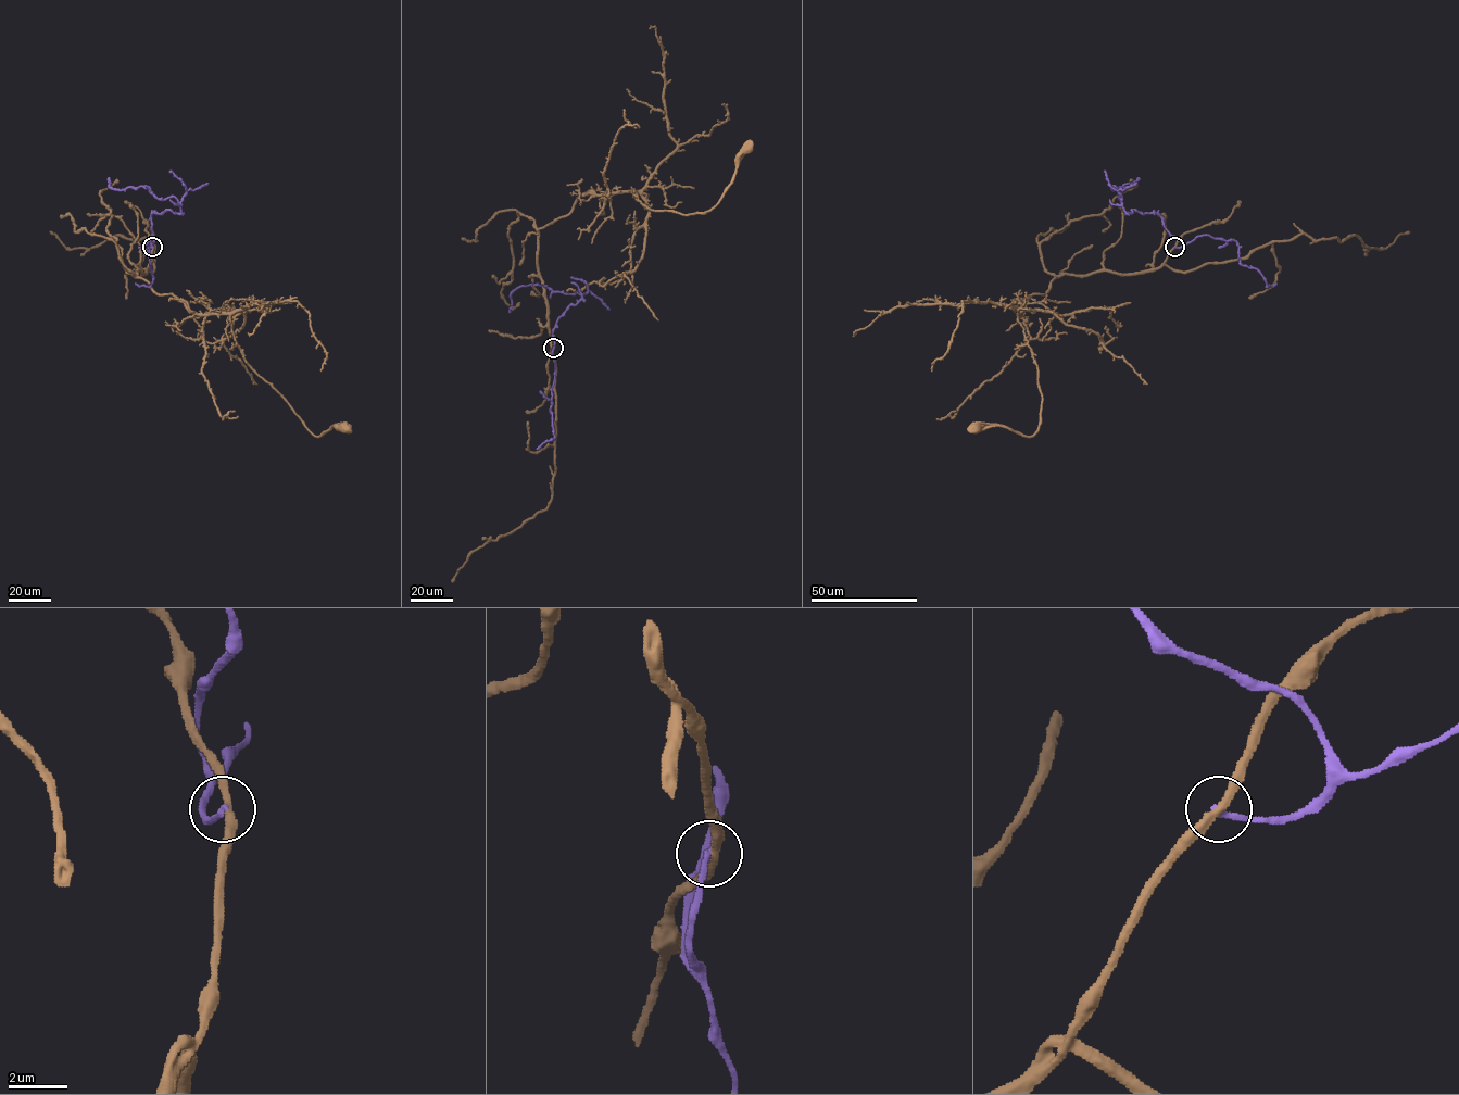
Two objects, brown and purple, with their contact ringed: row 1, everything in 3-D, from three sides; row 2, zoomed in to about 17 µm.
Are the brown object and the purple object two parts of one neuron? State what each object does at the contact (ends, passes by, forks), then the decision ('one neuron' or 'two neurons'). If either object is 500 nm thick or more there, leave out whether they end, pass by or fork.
brown passes by; purple ends; two neurons

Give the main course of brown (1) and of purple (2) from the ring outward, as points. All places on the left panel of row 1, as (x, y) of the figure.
1: (152, 247), (147, 272), (137, 276), (189, 311), (229, 314), (246, 362), (315, 436), (346, 428)
2: (152, 247), (151, 215), (180, 213), (180, 203), (174, 196), (158, 199), (146, 186), (112, 189), (108, 178)

